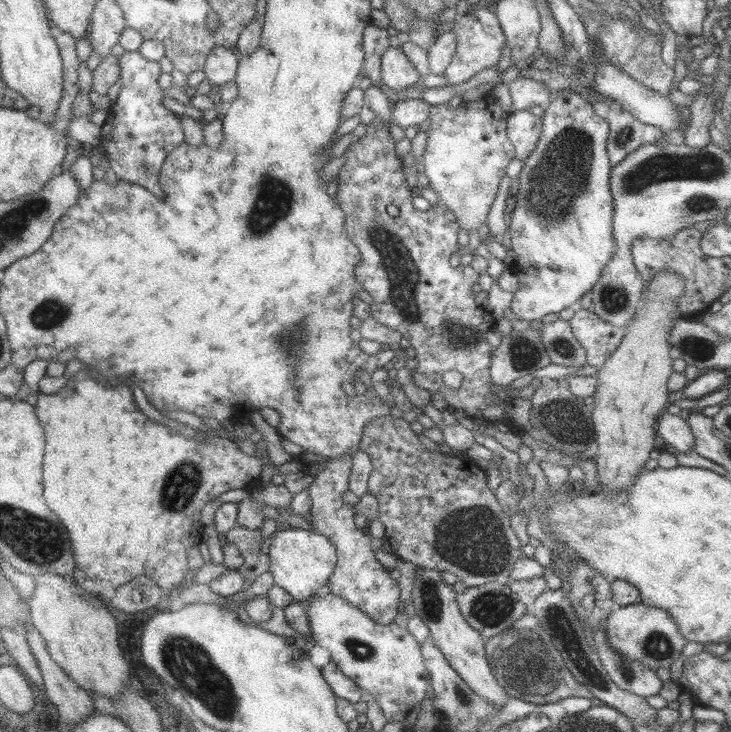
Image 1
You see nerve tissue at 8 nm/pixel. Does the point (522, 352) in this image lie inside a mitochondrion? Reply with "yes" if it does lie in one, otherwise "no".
yes

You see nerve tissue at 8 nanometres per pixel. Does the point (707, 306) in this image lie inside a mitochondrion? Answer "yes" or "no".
no

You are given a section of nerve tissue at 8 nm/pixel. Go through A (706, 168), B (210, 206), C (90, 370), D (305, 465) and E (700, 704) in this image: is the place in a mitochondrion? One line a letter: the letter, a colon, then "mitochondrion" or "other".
A: mitochondrion
B: other
C: other
D: other
E: other

